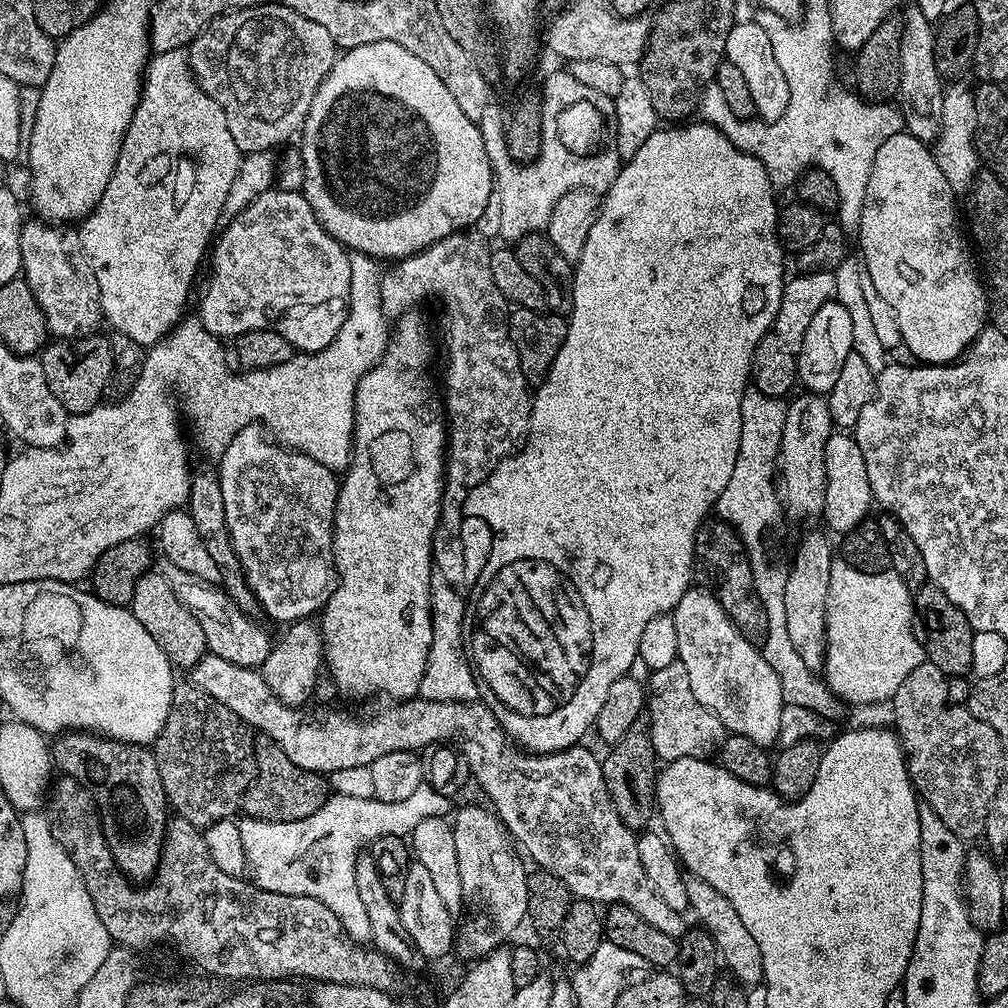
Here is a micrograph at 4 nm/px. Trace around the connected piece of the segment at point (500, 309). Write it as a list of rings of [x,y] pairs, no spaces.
[[[465,230],[463,232],[455,232],[446,238],[442,238],[438,242],[434,242],[426,250],[422,250],[413,256],[407,256],[404,260],[397,260],[391,265],[392,268],[385,271],[382,275],[382,306],[384,307],[384,315],[389,318],[400,318],[405,315],[423,296],[440,296],[440,304],[444,307],[444,317],[440,320],[440,328],[444,331],[444,352],[448,355],[448,361],[444,364],[444,384],[448,389],[443,389],[442,403],[446,413],[448,428],[448,447],[446,449],[446,491],[444,493],[444,502],[440,505],[440,521],[434,530],[434,542],[432,543],[432,563],[435,571],[439,574],[447,584],[460,586],[464,580],[464,544],[460,541],[460,520],[462,521],[462,505],[464,499],[468,497],[468,489],[473,484],[489,476],[496,465],[506,457],[513,455],[517,451],[518,445],[527,437],[528,420],[532,416],[532,397],[528,379],[522,374],[520,363],[518,362],[518,350],[514,350],[514,342],[508,333],[508,318],[510,315],[510,305],[504,299],[502,290],[498,290],[498,286],[494,286],[494,274],[490,274],[490,258],[493,249],[488,248],[488,244],[482,237],[476,233],[476,230]]]

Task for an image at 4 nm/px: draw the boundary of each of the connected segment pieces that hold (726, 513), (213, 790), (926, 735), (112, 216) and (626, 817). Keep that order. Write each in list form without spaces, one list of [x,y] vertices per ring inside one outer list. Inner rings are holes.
[[[755,386],[744,392],[738,461],[725,490],[716,500],[717,517],[735,528],[742,538],[751,568],[760,568],[760,544],[769,531],[764,526],[764,480],[768,480],[768,476],[776,478],[778,474],[785,410],[785,403],[779,397],[764,395]]]
[[[190,682],[173,683],[170,714],[166,714],[166,722],[151,750],[158,762],[158,774],[162,777],[171,811],[186,818],[197,830],[219,820],[231,820],[237,815],[235,812],[241,811],[246,790],[256,777],[256,746],[253,729],[238,718],[230,706],[222,706],[218,698],[206,694],[206,690],[198,690],[198,686]]]
[[[927,662],[910,670],[906,682],[902,682],[902,686],[898,686],[892,696],[890,707],[896,719],[894,731],[904,747],[904,758],[908,761],[908,773],[916,787],[917,797],[928,804],[930,810],[934,810],[934,814],[938,814],[938,818],[942,818],[942,822],[946,822],[946,826],[950,826],[950,830],[961,840],[971,842],[975,836],[983,837],[986,818],[1000,789],[1006,752],[995,728],[976,718],[965,705],[953,702],[948,689],[948,677],[938,670],[938,666]]]
[[[179,48],[169,52],[155,53],[149,59],[140,89],[140,101],[134,110],[134,118],[130,118],[130,126],[124,135],[122,150],[114,166],[114,174],[110,174],[110,182],[106,182],[106,190],[100,201],[96,203],[96,208],[84,217],[78,228],[82,250],[86,250],[86,258],[96,271],[100,305],[104,311],[107,327],[110,326],[109,329],[112,332],[121,332],[126,334],[126,338],[134,338],[134,342],[151,346],[167,336],[180,323],[185,315],[184,307],[188,304],[188,295],[192,292],[192,283],[196,280],[196,271],[199,270],[203,260],[205,263],[206,253],[217,235],[218,225],[222,220],[222,202],[226,202],[226,193],[230,190],[231,183],[234,182],[234,174],[238,174],[241,159],[242,154],[238,146],[234,146],[234,137],[230,135],[230,126],[226,126],[226,116],[222,106],[218,106],[218,102],[211,100],[210,94],[201,90],[198,82],[192,76],[192,71],[188,69],[187,51]]]
[[[637,726],[629,730],[623,738],[607,749],[608,757],[603,757],[604,781],[606,790],[618,810],[618,818],[626,827],[639,834],[649,827],[648,824],[657,815],[656,777],[658,775],[658,757],[652,745],[651,735]]]

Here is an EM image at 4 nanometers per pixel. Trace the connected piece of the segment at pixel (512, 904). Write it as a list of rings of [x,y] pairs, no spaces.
[[[466,806],[457,812],[451,823],[466,912],[468,908],[468,916],[461,928],[459,925],[454,950],[467,962],[477,960],[501,947],[514,929],[523,925],[529,908],[528,870],[527,867],[524,868],[525,861],[522,858],[521,861],[516,854],[514,842],[499,817],[491,809],[484,808]]]

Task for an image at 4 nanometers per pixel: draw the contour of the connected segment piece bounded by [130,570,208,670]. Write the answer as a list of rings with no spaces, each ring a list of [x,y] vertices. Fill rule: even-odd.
[[[149,570],[136,580],[130,607],[134,618],[138,618],[142,626],[146,626],[150,638],[154,638],[158,646],[162,646],[166,658],[177,669],[191,670],[208,652],[206,634],[202,634],[202,626],[198,626],[198,618],[194,618],[194,614],[190,614],[190,610],[178,598],[178,594],[170,590],[170,582],[166,582],[159,570]]]

